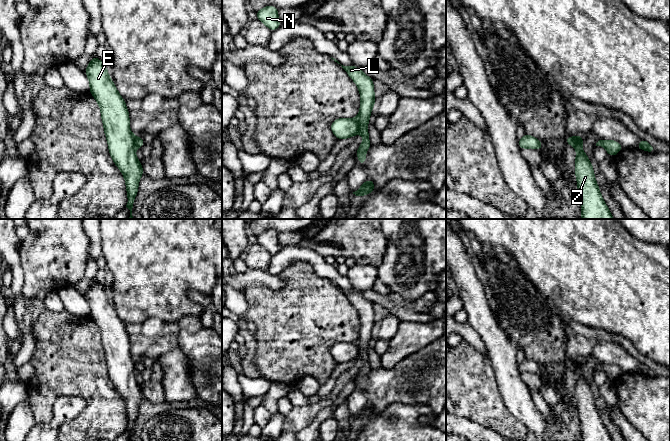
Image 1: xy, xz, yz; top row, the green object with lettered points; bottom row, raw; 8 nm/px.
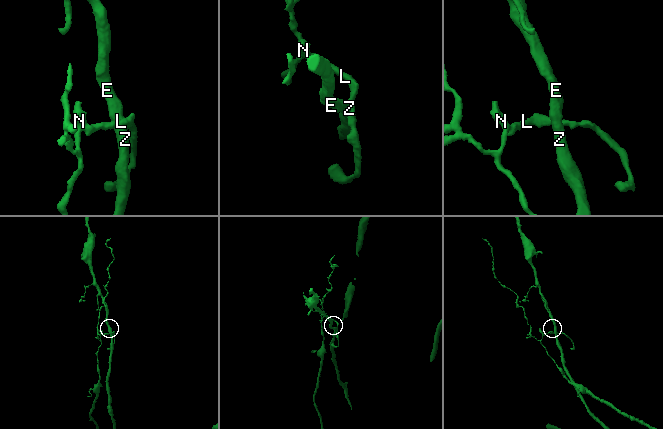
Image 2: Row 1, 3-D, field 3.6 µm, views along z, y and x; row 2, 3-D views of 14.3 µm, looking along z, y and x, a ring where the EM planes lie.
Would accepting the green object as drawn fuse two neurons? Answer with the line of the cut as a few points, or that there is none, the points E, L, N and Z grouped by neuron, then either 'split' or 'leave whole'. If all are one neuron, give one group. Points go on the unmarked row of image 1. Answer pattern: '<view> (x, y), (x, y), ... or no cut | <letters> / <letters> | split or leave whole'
xz (355, 343), (359, 355) | E Z / L N | split

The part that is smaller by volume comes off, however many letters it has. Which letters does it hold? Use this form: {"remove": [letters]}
{"remove": ["L", "N"]}

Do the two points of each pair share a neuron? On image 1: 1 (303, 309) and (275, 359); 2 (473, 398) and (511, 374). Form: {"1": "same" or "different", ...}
{"1": "same", "2": "different"}

